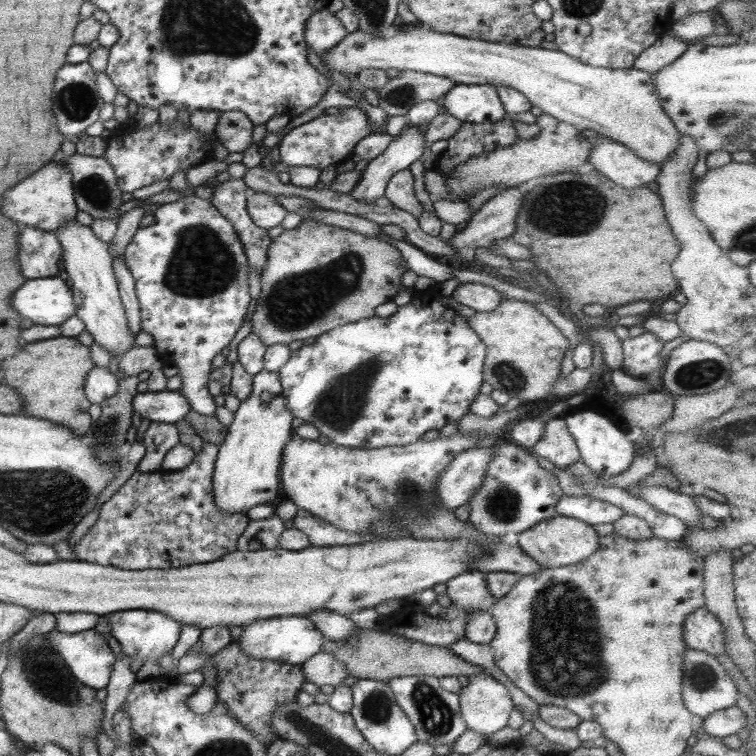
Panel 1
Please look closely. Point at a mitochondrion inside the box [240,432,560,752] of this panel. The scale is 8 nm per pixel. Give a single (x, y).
(435, 715)

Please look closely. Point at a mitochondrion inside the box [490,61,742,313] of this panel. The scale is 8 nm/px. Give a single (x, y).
(562, 210)

